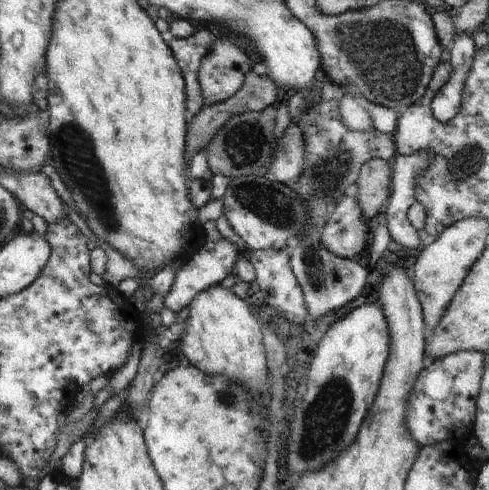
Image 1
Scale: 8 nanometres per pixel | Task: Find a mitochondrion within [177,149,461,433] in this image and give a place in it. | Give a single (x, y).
(273, 205)

